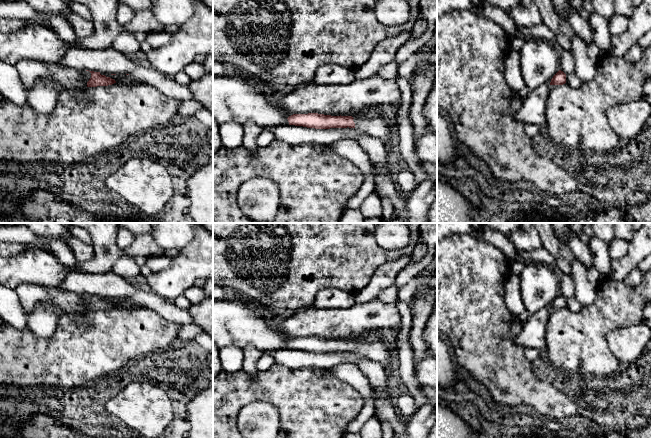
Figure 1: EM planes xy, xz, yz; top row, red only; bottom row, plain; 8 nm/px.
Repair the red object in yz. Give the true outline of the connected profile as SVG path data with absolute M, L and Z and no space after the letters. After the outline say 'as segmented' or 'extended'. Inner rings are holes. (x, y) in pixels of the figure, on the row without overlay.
M559 294L551 303L550 309L563 309L566 307L566 298Z | as segmented

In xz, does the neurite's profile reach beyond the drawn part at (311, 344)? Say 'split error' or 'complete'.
split error

